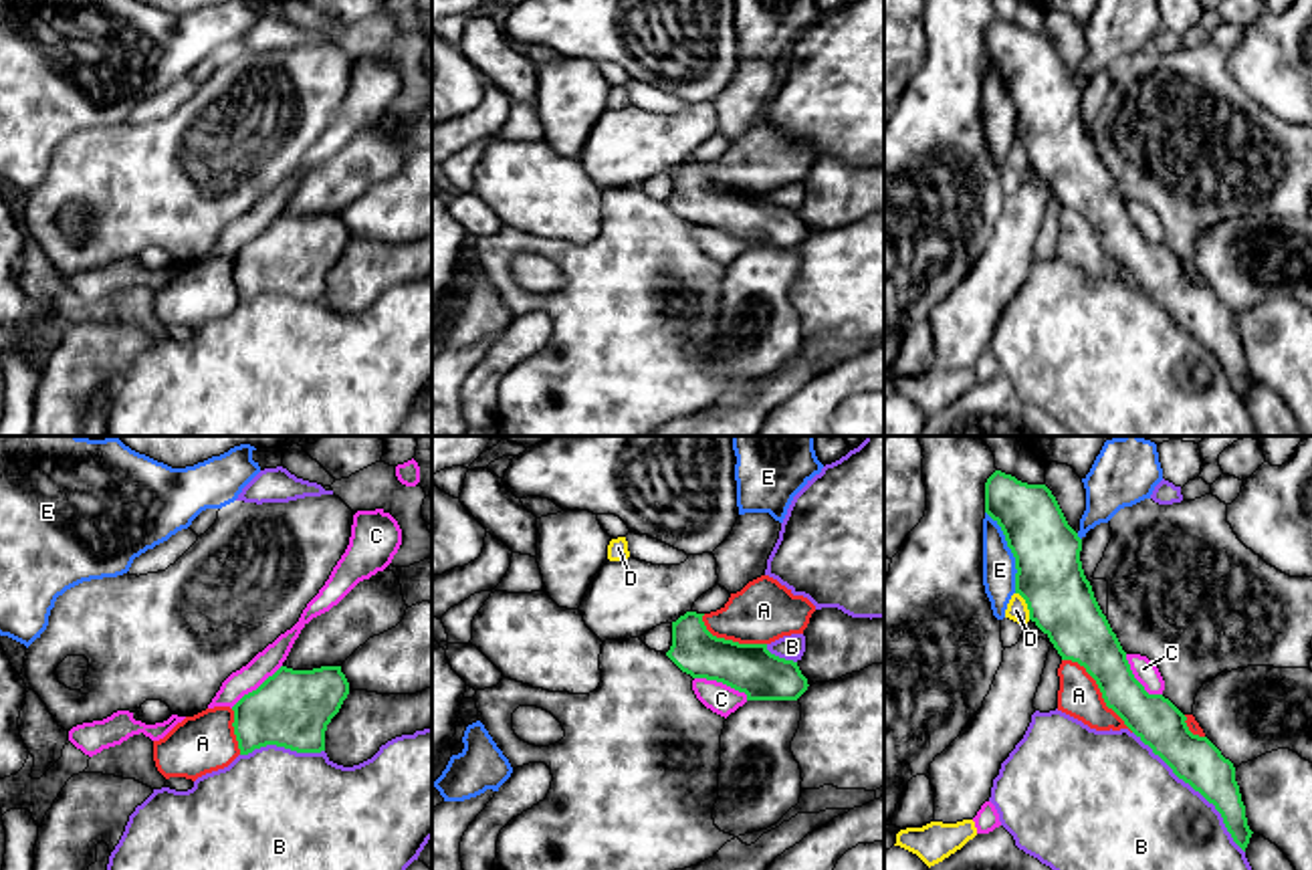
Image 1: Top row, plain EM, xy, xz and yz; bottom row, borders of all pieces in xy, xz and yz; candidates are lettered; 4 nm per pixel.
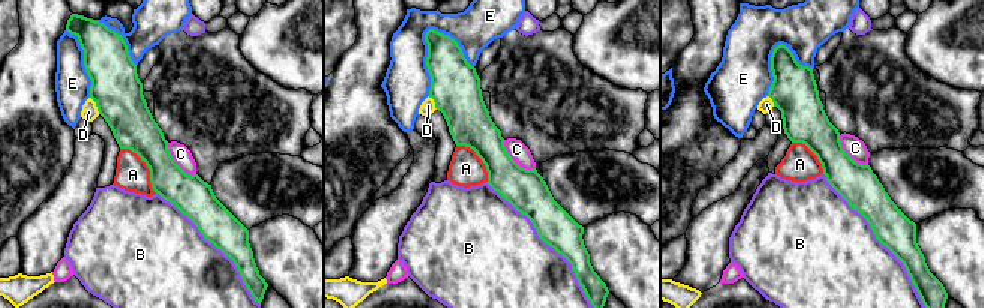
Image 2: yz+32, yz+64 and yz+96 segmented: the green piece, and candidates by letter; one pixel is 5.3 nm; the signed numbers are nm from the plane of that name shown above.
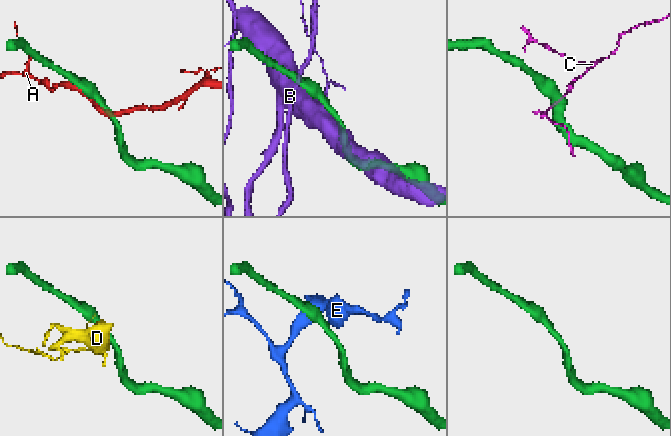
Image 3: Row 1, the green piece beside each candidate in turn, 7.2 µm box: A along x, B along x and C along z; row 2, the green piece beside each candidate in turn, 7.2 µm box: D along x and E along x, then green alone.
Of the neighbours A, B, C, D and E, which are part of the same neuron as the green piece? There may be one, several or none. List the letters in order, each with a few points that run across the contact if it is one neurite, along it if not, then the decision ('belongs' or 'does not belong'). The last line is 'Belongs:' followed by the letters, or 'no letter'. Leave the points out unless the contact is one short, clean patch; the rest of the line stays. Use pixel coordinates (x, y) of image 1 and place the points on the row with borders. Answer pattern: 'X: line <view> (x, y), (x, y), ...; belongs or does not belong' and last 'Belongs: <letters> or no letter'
A: does not belong
B: does not belong
C: does not belong
D: line yz (1016, 592), (1024, 600), (1030, 618); does not belong
E: does not belong
Belongs: no letter

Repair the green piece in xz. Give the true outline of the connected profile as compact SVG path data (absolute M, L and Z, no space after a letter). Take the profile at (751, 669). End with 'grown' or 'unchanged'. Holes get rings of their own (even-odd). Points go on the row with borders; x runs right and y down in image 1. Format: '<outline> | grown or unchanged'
M686 612L672 622L672 646L666 656L682 672L723 682L745 692L747 700L797 700L807 690L797 662L771 654L767 644L717 638L702 616Z | unchanged

